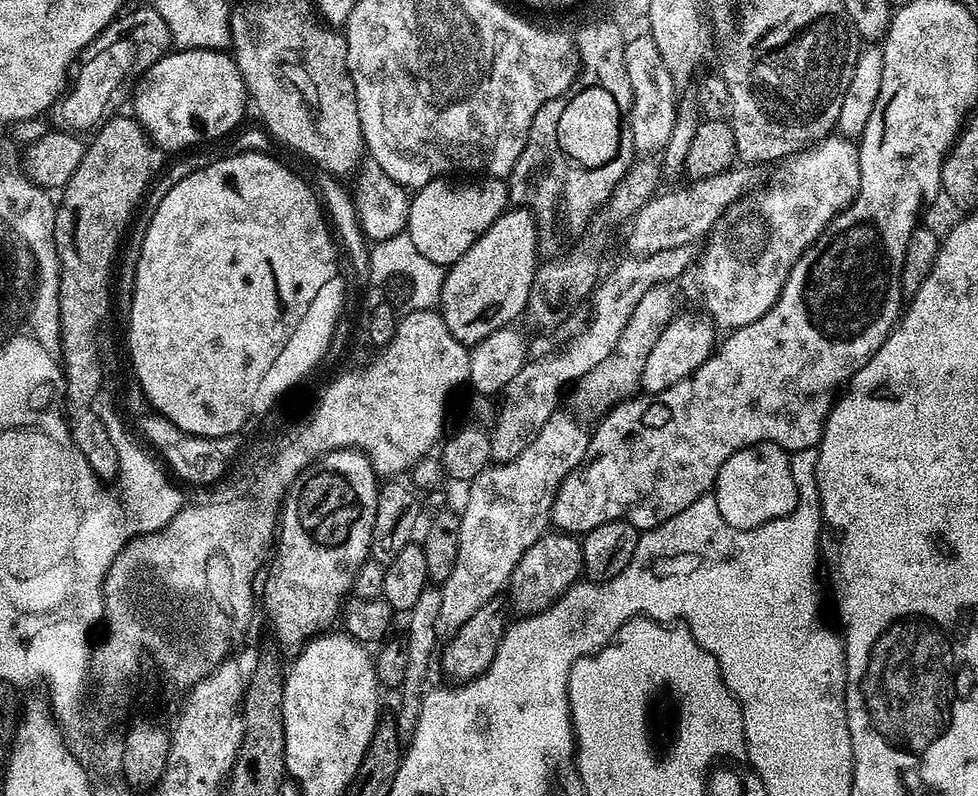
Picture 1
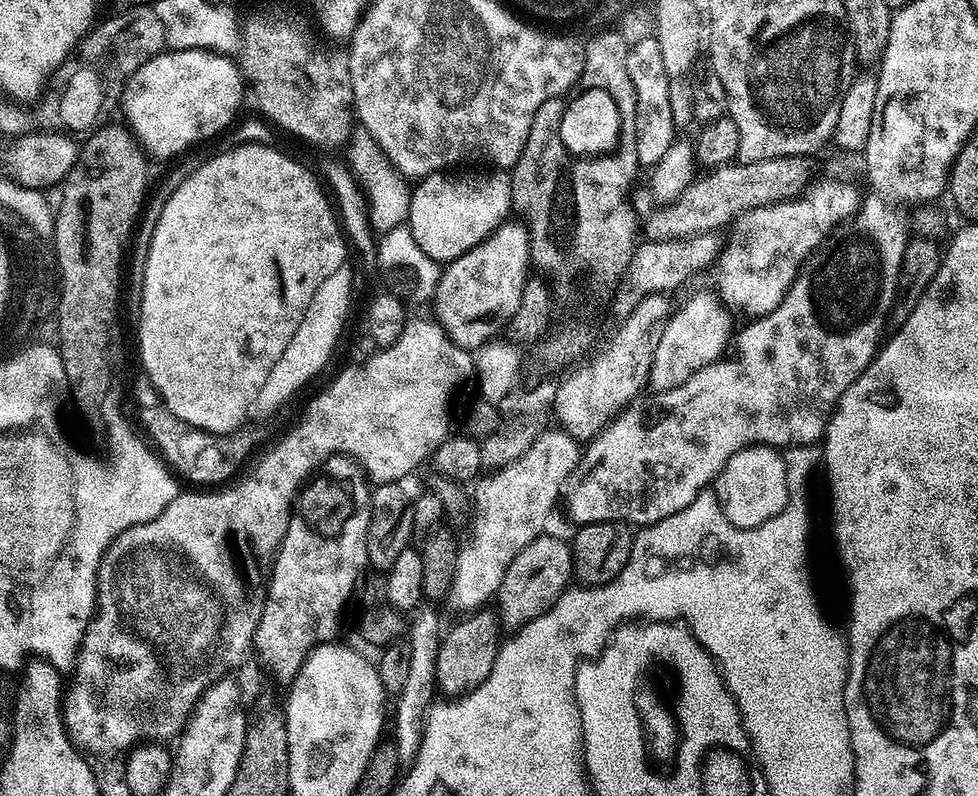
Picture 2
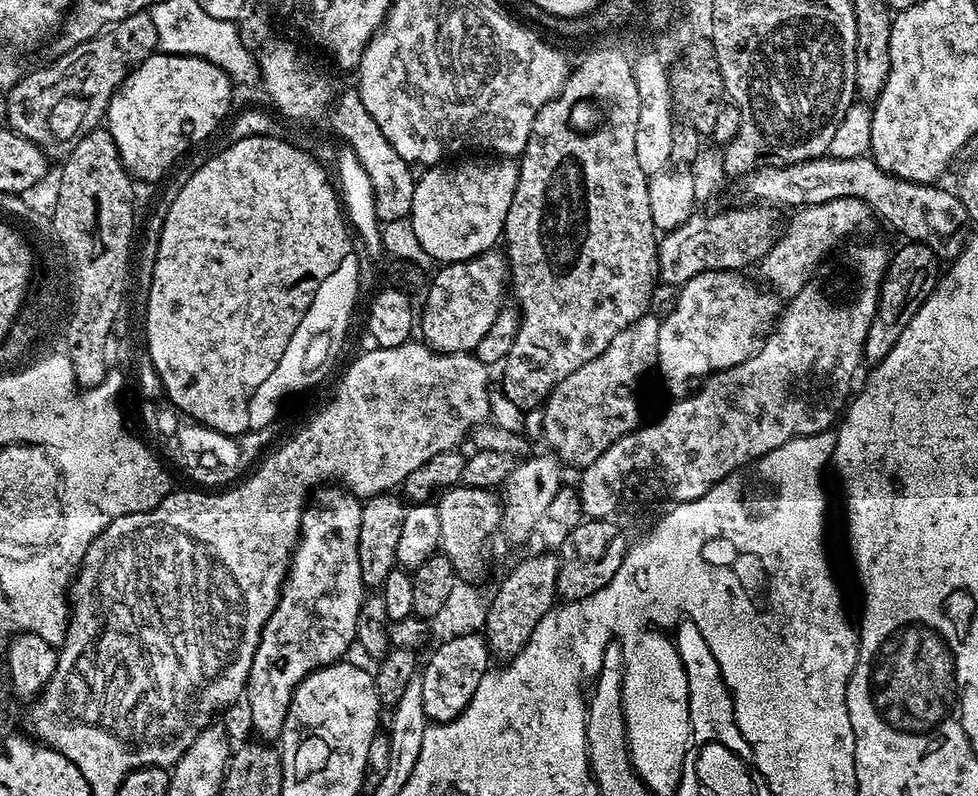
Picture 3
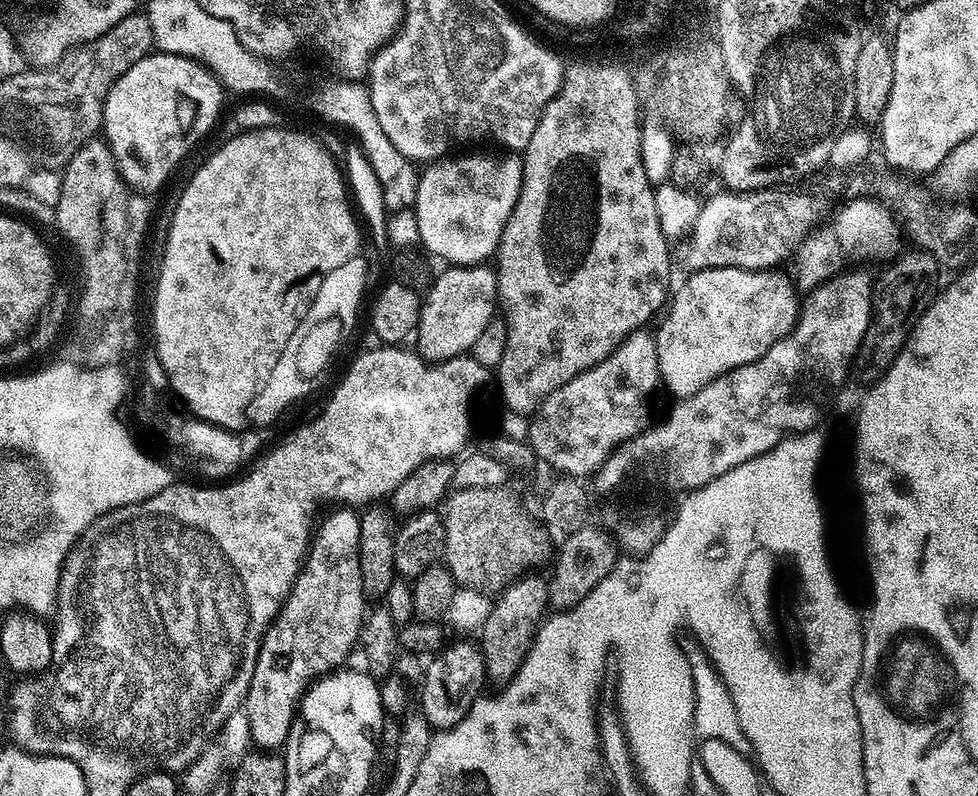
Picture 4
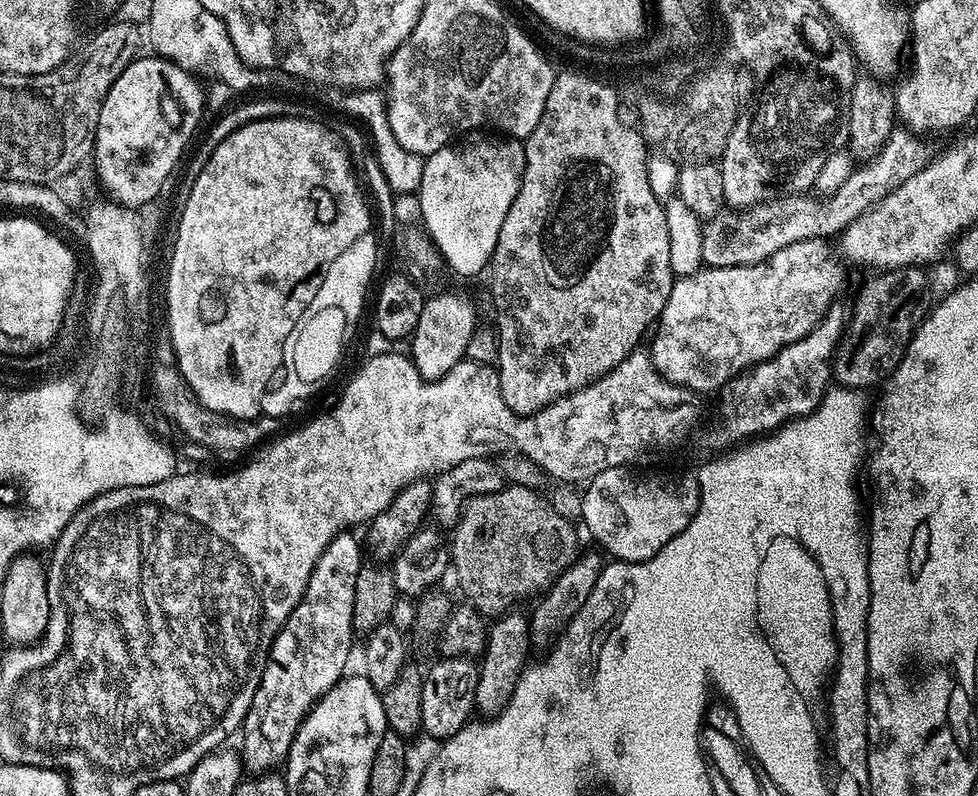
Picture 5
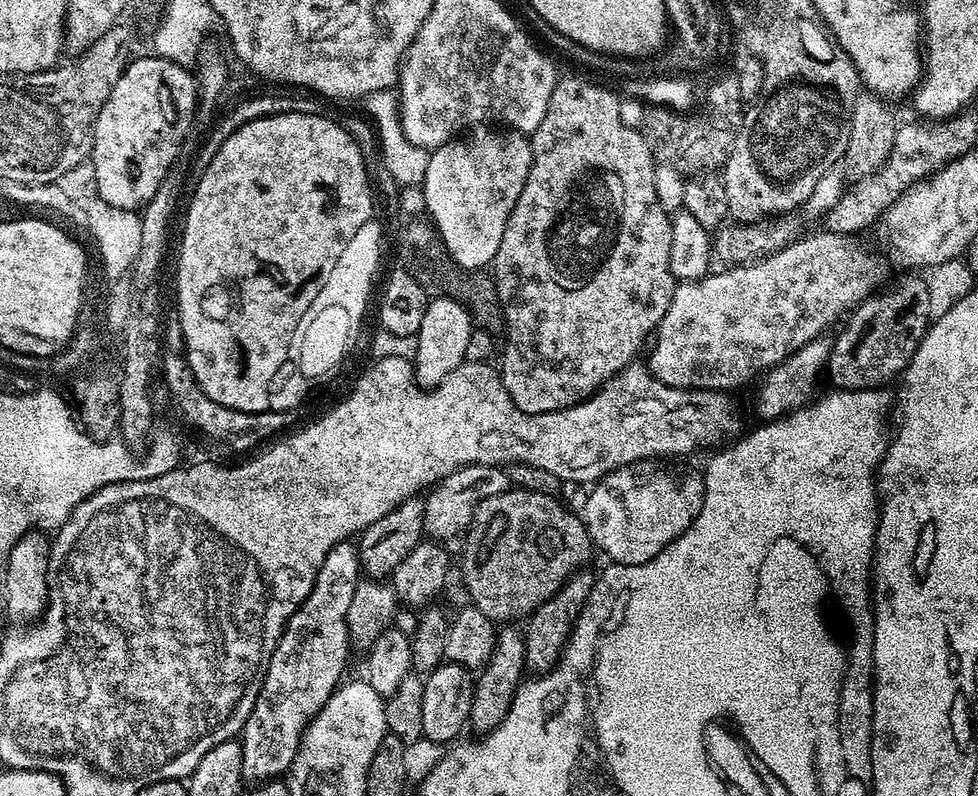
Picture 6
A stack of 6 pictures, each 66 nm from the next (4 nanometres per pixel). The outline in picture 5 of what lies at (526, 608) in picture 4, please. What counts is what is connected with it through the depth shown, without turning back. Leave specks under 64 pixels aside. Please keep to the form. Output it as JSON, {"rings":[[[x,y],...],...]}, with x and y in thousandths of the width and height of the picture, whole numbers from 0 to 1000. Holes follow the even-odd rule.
{"rings":[[[532,766],[517,769],[506,775],[498,790],[498,804],[495,817],[489,829],[491,851],[487,868],[487,889],[496,901],[508,899],[521,882],[526,872],[526,862],[530,862],[532,849],[542,833],[540,818],[544,814],[546,795],[541,775],[532,770]]]}

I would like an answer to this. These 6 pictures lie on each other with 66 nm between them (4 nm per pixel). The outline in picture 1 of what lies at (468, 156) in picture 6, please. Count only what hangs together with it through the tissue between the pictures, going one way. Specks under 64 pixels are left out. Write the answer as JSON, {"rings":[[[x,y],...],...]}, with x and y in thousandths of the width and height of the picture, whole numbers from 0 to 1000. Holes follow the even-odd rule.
{"rings":[[[451,224],[424,237],[420,254],[416,294],[422,300],[428,318],[434,319],[440,329],[459,334],[472,324],[486,302],[517,265],[521,247],[518,230],[511,224]]]}

